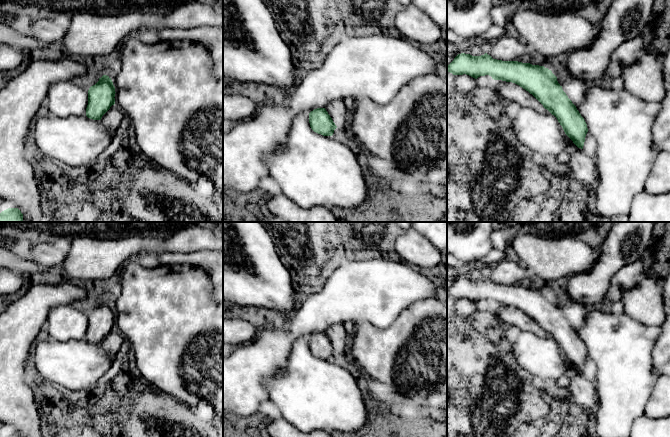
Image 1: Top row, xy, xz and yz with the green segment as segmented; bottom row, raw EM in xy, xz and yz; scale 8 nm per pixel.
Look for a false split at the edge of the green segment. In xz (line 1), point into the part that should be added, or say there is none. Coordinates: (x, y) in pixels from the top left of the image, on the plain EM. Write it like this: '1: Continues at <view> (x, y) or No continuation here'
1: Continues at xz (336, 333)

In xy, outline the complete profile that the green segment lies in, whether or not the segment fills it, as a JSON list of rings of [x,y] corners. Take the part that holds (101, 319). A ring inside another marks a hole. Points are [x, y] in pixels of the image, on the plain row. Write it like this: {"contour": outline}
{"contour": [[[103,299],[89,312],[86,332],[86,340],[93,344],[100,344],[113,361],[124,341],[124,336],[115,328],[115,317],[111,302]]]}

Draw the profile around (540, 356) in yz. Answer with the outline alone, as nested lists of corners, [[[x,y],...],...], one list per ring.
[[[520,330],[510,340],[509,351],[517,364],[533,377],[556,382],[567,375],[566,358],[551,337]]]

